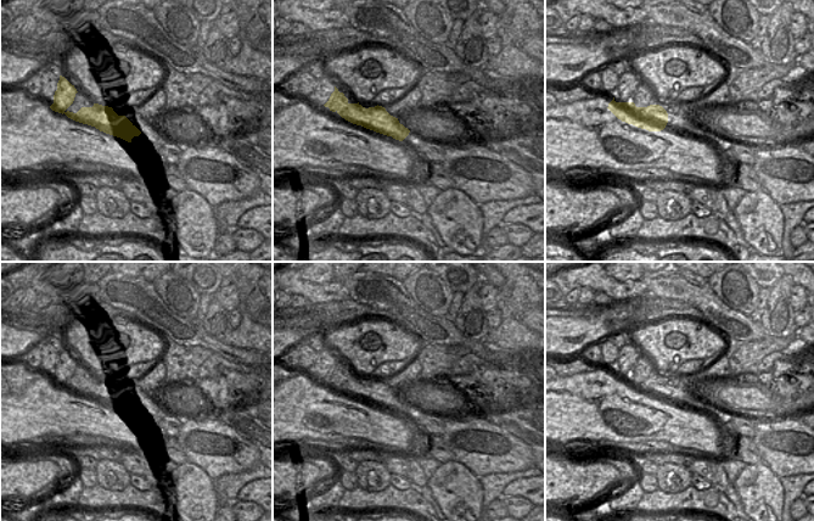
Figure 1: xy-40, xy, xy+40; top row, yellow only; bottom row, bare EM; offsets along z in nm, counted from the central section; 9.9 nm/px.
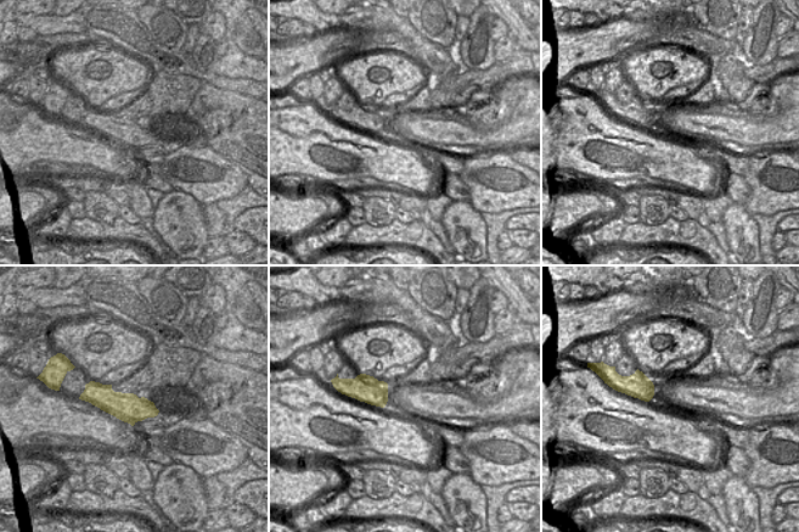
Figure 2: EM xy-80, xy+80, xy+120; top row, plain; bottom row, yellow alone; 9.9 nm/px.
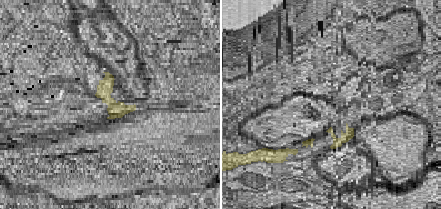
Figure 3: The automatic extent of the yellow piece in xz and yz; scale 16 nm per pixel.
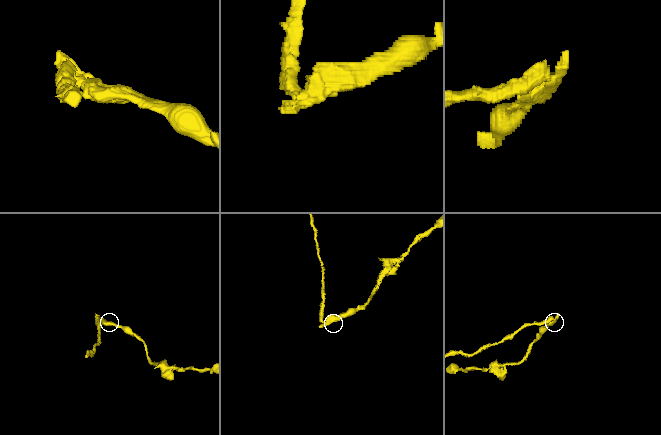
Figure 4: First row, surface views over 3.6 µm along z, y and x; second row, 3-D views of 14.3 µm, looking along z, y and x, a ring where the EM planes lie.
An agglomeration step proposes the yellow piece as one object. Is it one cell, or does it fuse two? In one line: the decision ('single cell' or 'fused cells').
fused cells

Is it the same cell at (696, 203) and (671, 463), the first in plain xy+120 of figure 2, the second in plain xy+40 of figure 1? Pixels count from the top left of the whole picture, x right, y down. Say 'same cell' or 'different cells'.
same cell

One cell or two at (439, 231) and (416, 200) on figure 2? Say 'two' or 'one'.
one

